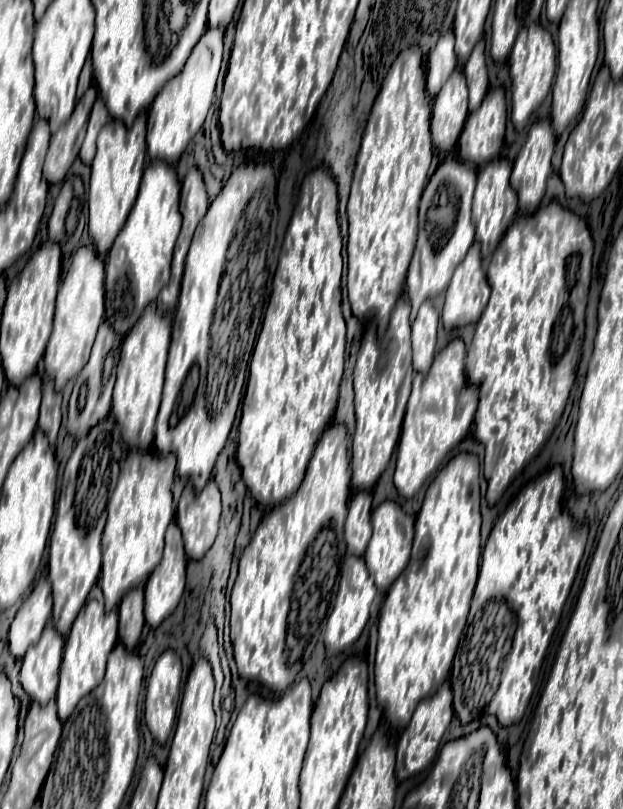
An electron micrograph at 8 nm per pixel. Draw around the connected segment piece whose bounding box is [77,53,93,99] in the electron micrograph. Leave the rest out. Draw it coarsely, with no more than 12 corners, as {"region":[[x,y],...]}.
{"region":[[91,54],[86,58],[79,76],[77,98],[93,82]]}

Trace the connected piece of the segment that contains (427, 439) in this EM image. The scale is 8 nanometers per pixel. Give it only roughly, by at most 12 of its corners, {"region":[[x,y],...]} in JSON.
{"region":[[465,343],[415,373],[393,475],[413,497],[467,435]]}

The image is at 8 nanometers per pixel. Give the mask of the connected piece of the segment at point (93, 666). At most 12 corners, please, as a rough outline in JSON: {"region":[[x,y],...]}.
{"region":[[95,585],[65,641],[57,713],[97,687],[117,611]]}

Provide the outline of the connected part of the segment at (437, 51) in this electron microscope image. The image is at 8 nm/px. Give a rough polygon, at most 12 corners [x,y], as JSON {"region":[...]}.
{"region":[[453,31],[427,59],[427,91],[435,97],[457,67]]}

